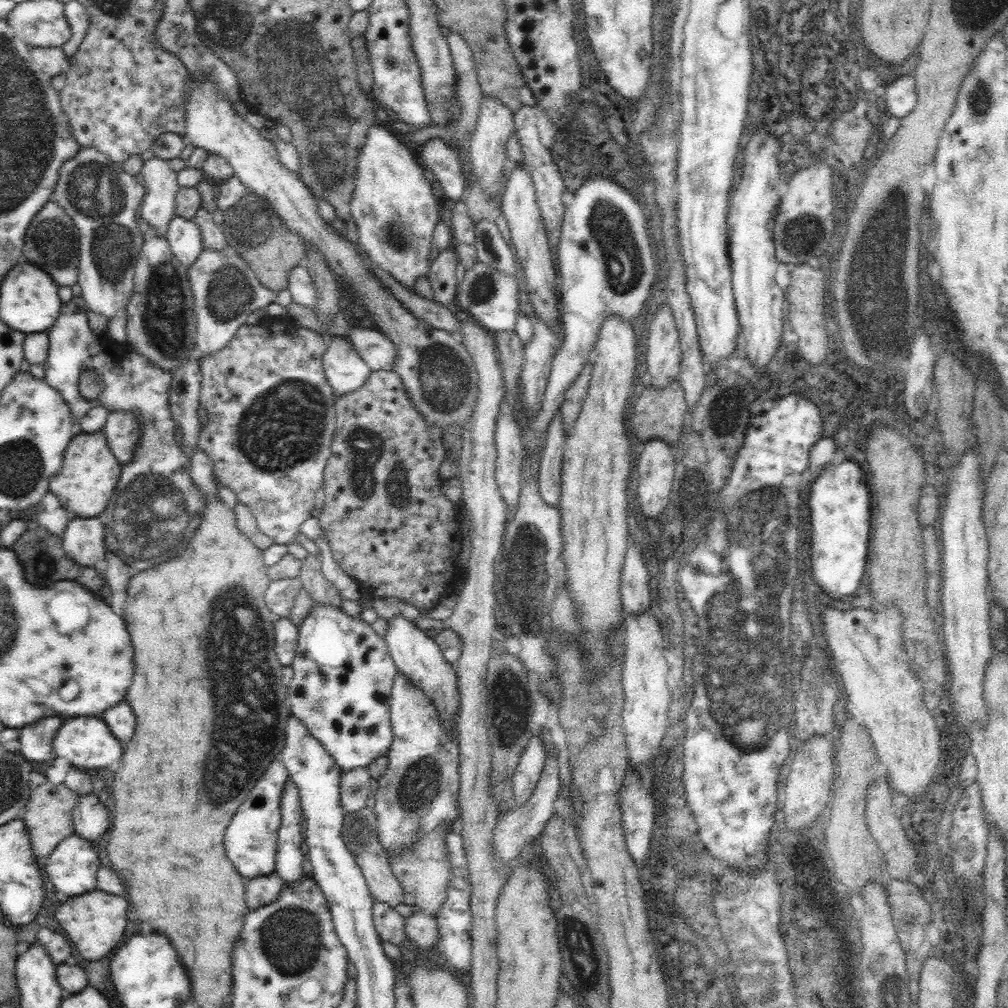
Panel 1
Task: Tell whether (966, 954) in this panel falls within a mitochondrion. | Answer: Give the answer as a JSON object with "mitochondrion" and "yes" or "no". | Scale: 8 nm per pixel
{"mitochondrion":"no"}

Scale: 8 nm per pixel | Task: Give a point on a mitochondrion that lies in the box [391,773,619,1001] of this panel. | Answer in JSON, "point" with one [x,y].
{"point":[585,965]}

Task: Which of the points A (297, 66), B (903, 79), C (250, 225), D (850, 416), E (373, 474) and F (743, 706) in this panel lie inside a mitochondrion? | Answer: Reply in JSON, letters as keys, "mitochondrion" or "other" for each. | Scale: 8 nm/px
{"A":"mitochondrion","B":"other","C":"mitochondrion","D":"mitochondrion","E":"mitochondrion","F":"mitochondrion"}

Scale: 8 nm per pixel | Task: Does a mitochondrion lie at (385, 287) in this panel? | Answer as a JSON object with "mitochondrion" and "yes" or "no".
{"mitochondrion":"no"}

